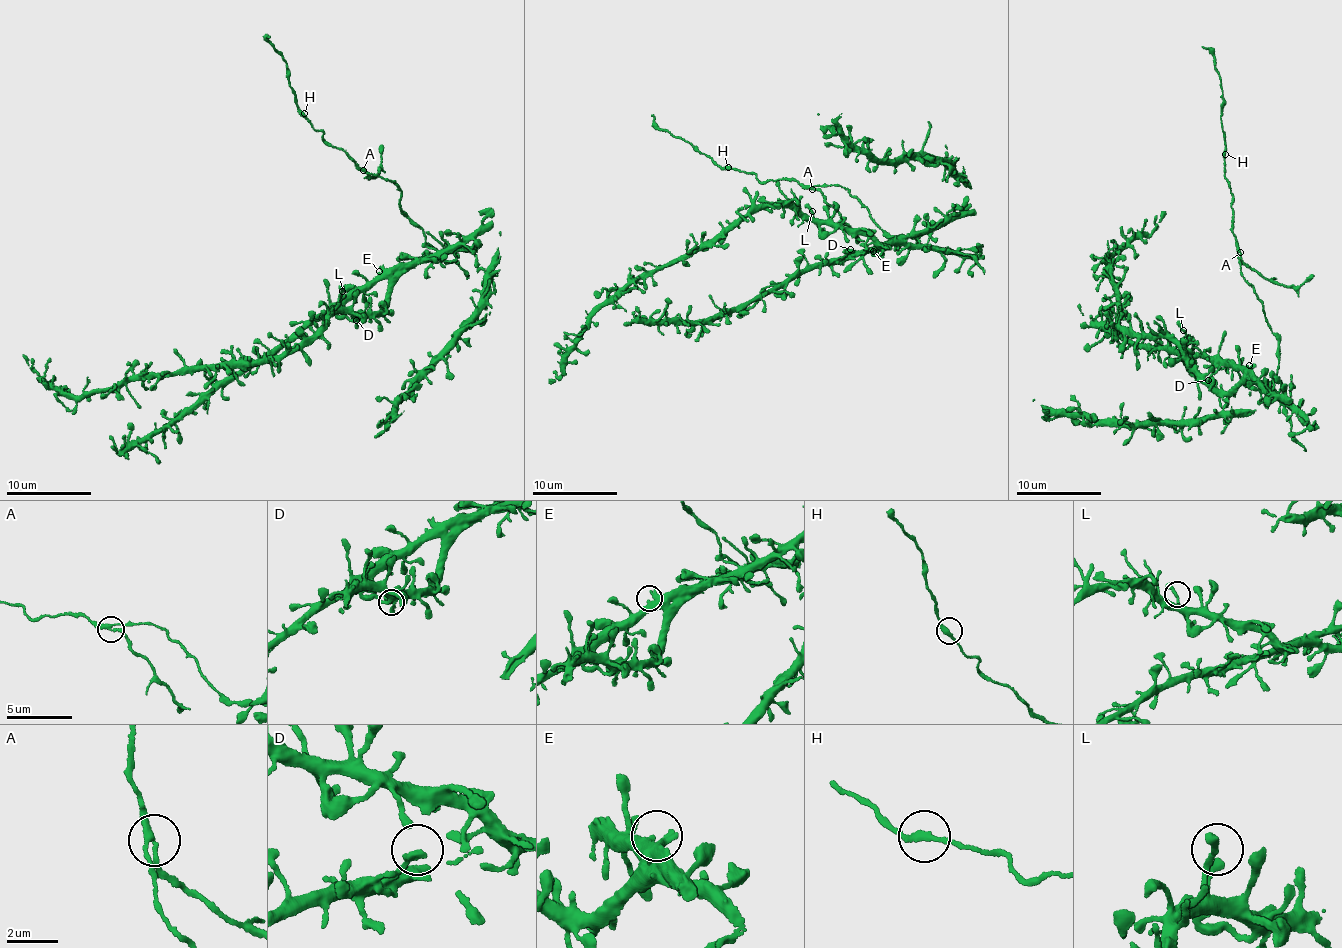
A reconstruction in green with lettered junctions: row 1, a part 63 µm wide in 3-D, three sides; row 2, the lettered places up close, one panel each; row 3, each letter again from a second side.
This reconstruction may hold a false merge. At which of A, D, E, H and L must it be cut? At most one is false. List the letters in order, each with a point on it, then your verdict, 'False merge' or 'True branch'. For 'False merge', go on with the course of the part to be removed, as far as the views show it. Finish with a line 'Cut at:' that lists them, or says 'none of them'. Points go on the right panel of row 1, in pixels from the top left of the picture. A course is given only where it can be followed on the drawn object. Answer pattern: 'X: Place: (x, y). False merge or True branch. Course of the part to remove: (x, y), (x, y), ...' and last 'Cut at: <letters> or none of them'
A: Place: (1240, 252). False merge. Course of the part to remove: (1241, 251), (1240, 259), (1252, 269), (1287, 286), (1314, 275)
D: Place: (1208, 380). True branch
E: Place: (1249, 365). True branch
H: Place: (1225, 154). True branch
L: Place: (1183, 330). True branch
Cut at: A

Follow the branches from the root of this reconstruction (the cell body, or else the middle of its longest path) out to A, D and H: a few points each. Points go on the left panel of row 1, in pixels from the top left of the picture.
A: (388, 298), (402, 271), (437, 251), (425, 243), (422, 228), (401, 210), (397, 183), (364, 169)
D: (388, 298), (390, 285), (386, 278), (354, 290), (344, 307), (356, 320)
H: (388, 298), (402, 271), (437, 251), (401, 210), (397, 183), (363, 170), (304, 113)

